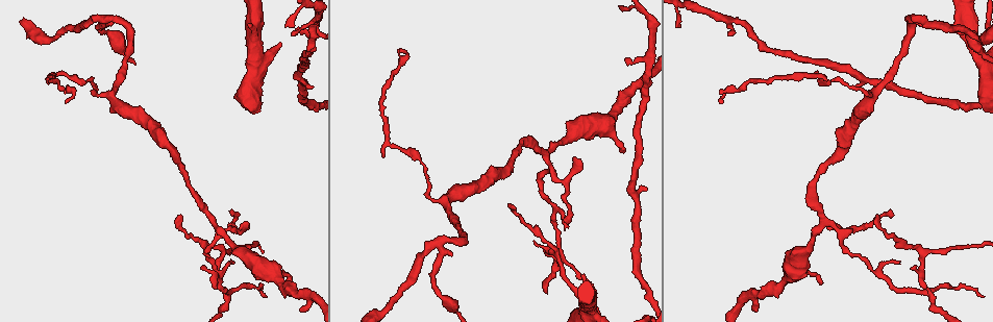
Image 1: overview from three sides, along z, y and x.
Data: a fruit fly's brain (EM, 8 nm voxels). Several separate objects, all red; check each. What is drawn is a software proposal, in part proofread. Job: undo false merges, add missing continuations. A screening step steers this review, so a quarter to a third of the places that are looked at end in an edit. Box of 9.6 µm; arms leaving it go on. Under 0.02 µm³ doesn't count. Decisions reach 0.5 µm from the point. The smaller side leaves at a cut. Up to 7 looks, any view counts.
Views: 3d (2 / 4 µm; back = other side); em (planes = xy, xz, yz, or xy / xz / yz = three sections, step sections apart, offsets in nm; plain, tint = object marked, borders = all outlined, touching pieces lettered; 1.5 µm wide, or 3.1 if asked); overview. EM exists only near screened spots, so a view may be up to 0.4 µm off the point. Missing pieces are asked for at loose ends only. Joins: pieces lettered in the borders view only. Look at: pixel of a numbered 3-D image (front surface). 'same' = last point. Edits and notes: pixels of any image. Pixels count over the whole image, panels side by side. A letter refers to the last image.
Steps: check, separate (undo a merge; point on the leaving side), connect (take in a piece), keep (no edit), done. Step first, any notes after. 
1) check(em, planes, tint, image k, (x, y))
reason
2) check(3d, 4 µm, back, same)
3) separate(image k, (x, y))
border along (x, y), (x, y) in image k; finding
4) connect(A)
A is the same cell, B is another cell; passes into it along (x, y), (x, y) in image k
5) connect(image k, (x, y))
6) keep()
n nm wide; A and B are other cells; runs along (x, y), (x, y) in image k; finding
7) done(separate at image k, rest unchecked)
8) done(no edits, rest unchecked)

check(em, planes, borders, image 1, (312, 87))
an open end

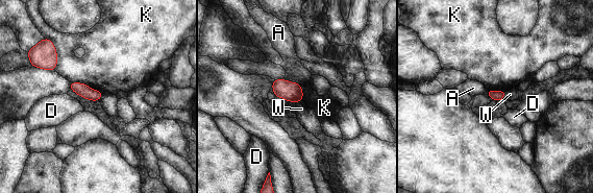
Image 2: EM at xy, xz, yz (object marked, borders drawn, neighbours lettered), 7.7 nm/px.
keep()
K touches over 280 nm; A, D, K and W are other cells; border along (70, 80), (84, 82), (102, 92) in image 2; none of them fits

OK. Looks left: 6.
check(3d, 4 µm, image 1, (626, 62))

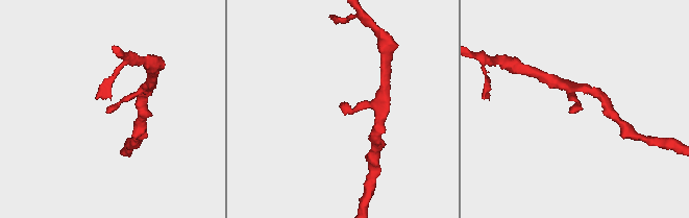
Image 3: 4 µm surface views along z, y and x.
check(em, planes, plain, image 3, (343, 108))
now the EM

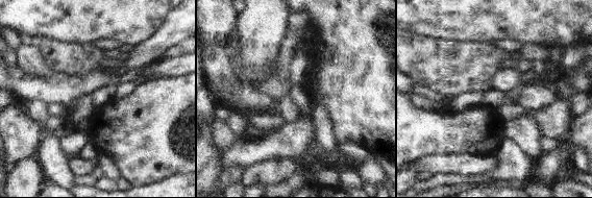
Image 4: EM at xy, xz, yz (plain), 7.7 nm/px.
check(em, planes, borders, same)

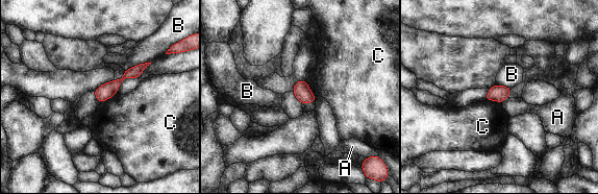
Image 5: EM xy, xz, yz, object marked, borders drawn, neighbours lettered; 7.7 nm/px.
keep()
A, B and C are other cells; runs along (143, 66), (126, 74), (98, 97) in image 5; none of them fits

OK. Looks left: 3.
check(3d, 4 µm, image 1, (228, 293))
abrupt turn

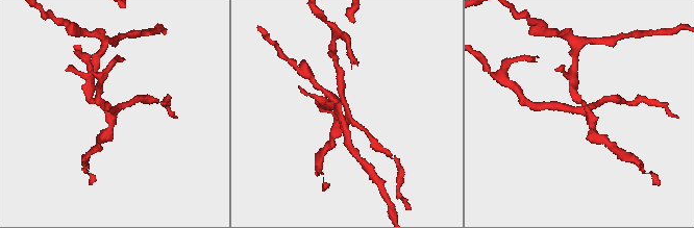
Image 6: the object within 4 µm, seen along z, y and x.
check(em, planes, borders, image 6, (577, 108))

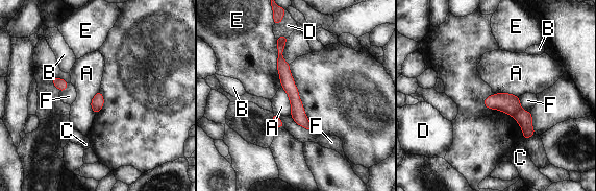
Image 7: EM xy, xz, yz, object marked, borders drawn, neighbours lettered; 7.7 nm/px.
separate(image 7, (524, 118))
A, B, C, D, E and F are other cells; border along (521, 109), (513, 116) in image 7; two cells meet here

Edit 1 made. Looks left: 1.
done(separate at image 7, rest unchecked)

